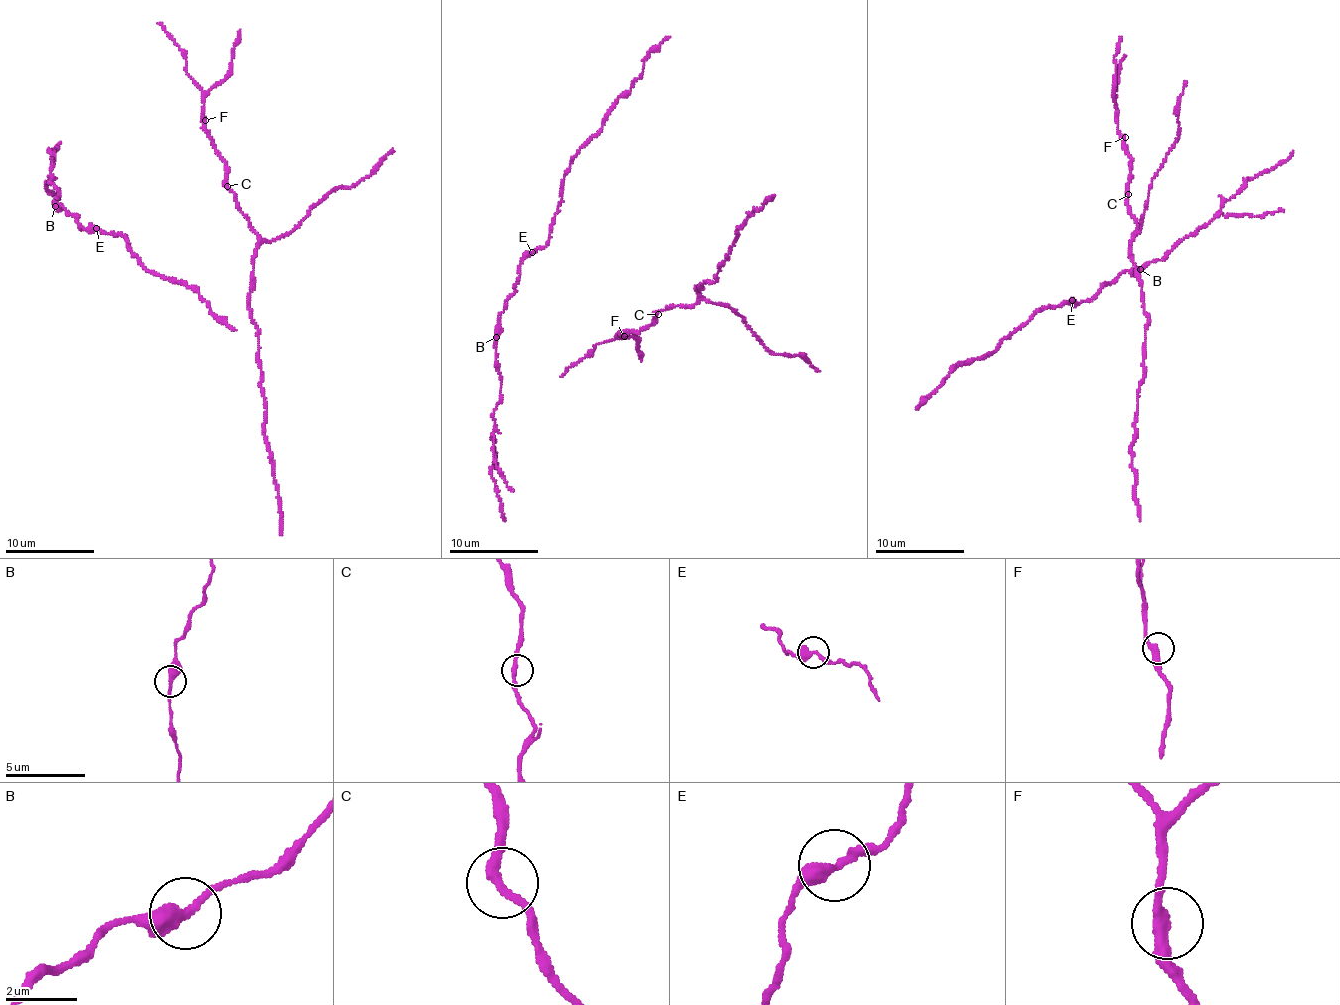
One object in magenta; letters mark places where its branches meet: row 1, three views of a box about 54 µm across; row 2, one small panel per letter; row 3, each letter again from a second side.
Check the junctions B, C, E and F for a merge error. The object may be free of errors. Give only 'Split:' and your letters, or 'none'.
Split: B

